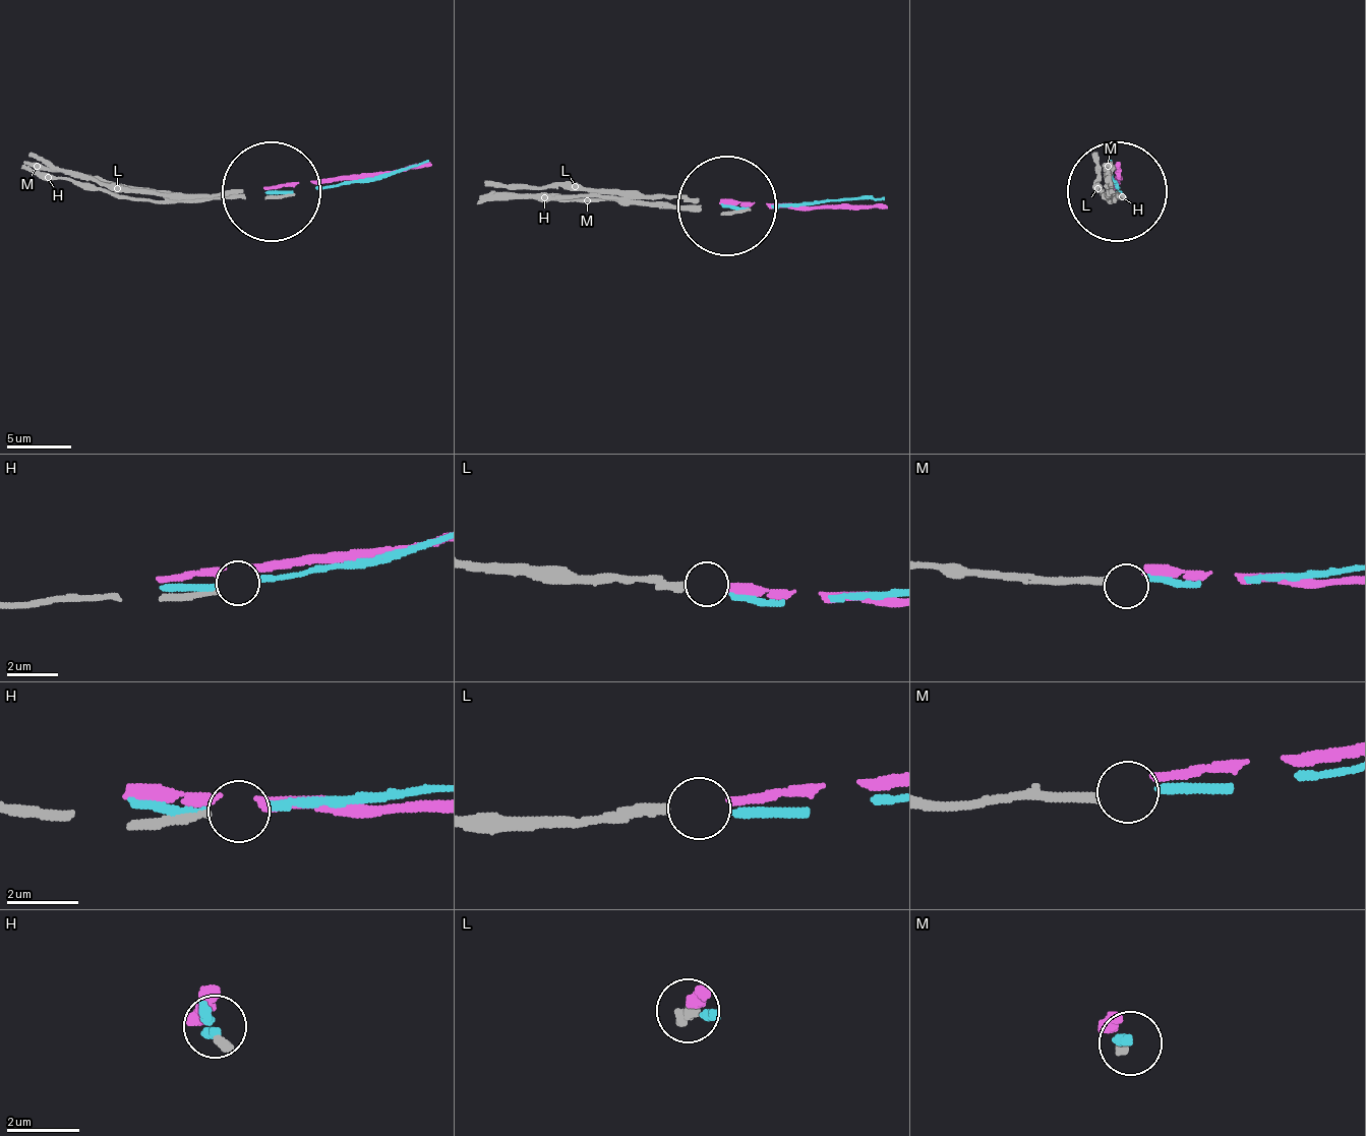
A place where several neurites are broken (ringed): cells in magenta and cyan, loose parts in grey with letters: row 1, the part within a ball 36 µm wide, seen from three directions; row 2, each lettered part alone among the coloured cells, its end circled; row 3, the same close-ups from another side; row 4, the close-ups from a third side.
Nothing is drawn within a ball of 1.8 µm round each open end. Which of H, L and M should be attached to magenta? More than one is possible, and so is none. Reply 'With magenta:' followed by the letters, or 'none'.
With magenta: L

